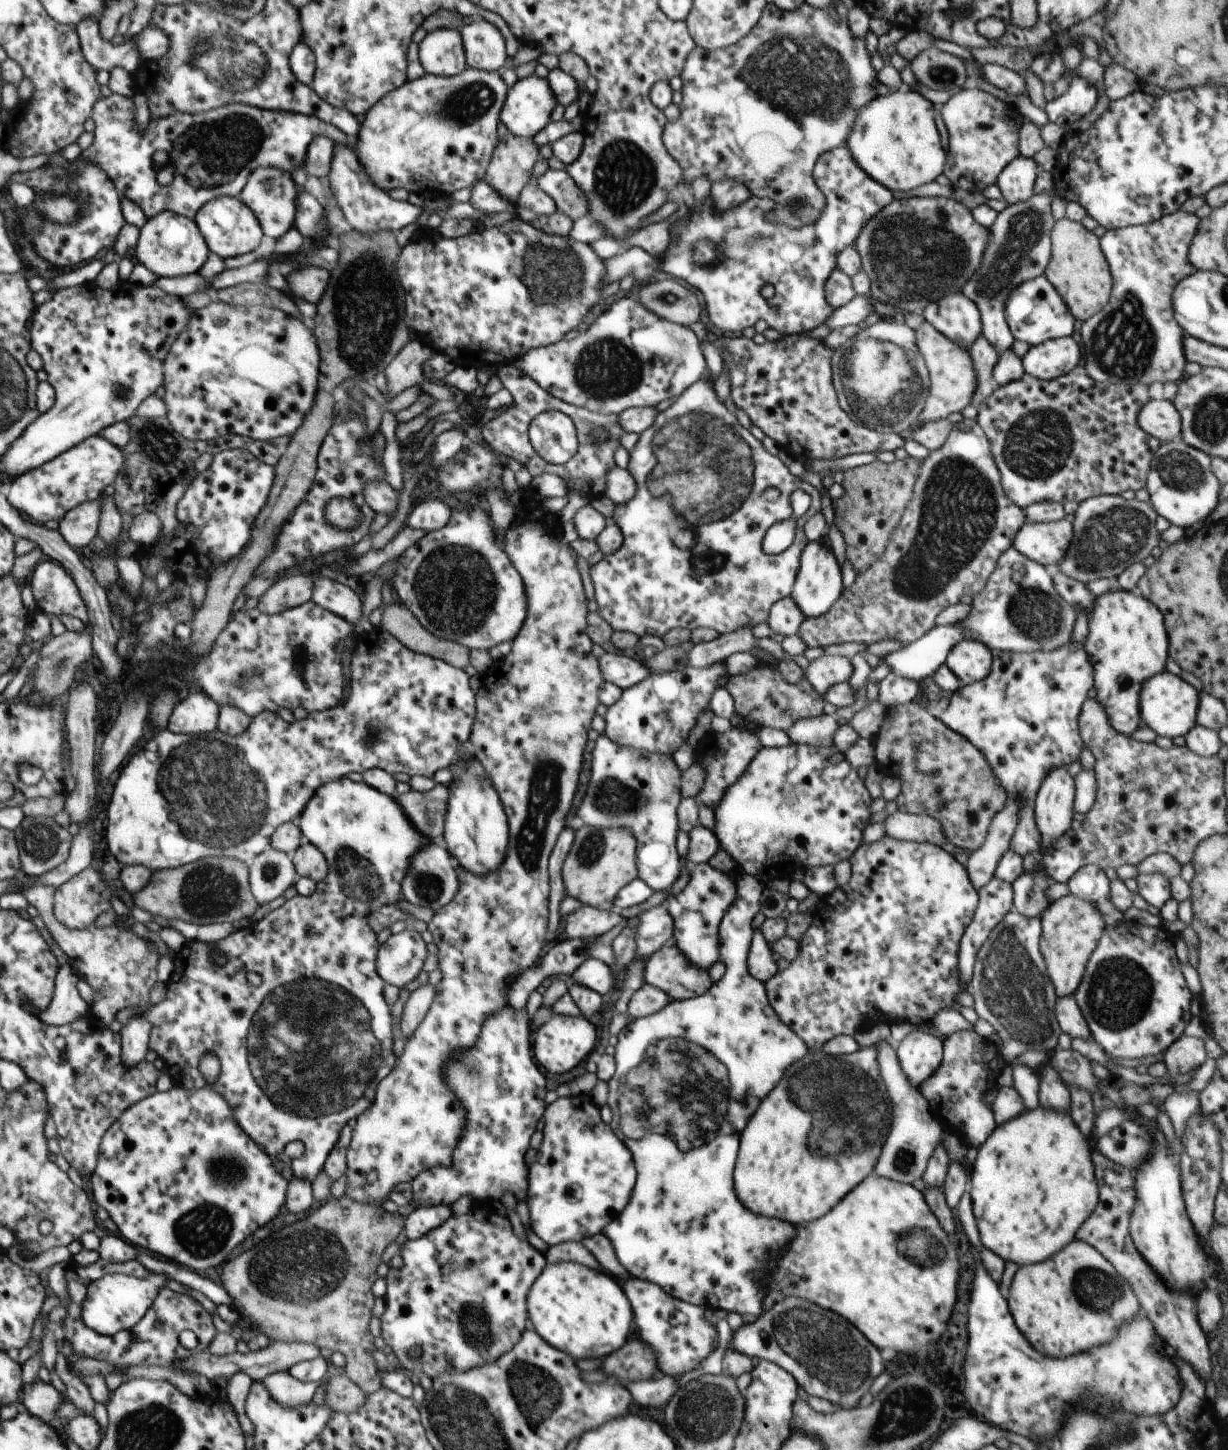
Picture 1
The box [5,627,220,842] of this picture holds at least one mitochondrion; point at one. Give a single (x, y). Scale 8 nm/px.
(59, 666)

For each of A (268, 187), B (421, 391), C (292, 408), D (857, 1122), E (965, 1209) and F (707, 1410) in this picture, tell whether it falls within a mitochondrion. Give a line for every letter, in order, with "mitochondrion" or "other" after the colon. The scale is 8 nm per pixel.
A: mitochondrion
B: other
C: other
D: mitochondrion
E: other
F: mitochondrion

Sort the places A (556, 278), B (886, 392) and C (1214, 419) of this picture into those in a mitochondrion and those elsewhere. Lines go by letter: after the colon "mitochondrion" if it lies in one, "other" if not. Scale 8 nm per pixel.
A: mitochondrion
B: mitochondrion
C: mitochondrion

